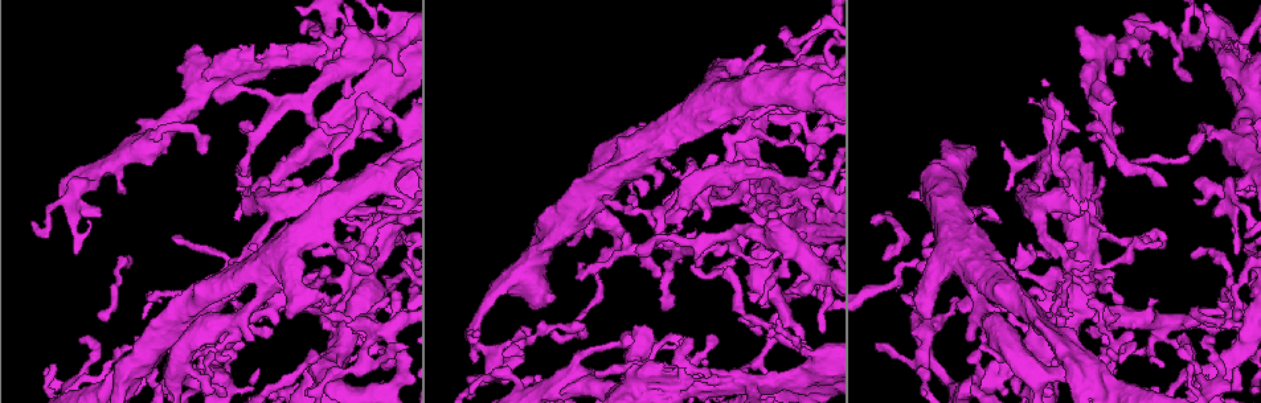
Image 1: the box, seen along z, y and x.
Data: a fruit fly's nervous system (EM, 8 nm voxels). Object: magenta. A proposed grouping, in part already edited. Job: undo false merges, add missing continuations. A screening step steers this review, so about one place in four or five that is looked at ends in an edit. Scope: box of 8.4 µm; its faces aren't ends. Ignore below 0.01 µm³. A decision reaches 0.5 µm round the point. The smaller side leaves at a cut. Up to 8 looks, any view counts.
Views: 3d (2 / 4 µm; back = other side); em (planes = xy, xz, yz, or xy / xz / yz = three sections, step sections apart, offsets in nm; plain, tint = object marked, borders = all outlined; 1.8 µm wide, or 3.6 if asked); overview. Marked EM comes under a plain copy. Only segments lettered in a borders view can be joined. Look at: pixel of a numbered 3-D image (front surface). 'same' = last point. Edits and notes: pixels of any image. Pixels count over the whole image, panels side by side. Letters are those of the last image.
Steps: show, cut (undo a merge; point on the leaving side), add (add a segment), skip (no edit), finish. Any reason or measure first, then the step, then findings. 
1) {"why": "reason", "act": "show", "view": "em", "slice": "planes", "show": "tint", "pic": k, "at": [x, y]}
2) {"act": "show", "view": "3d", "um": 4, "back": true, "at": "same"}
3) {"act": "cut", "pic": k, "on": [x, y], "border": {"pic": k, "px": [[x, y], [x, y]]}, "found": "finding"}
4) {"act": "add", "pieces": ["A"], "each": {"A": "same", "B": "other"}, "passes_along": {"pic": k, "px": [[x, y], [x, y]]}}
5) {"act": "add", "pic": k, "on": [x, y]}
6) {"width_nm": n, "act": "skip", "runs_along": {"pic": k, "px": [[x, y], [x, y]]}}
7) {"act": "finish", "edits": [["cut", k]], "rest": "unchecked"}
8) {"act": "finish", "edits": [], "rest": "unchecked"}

{"why": "an open end", "act": "show", "view": "em", "slice": "yz", "step": 16, "show": "borders", "pic": 1, "at": [262, 307]}

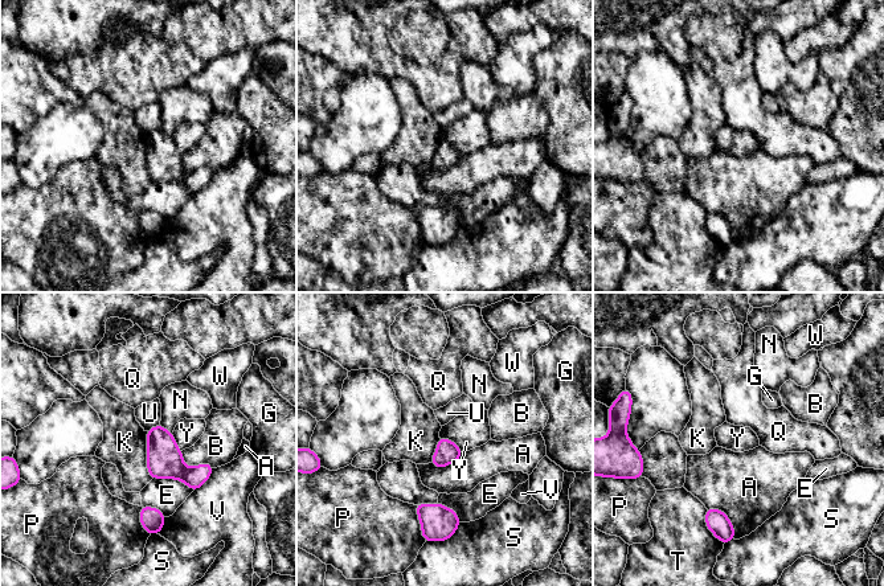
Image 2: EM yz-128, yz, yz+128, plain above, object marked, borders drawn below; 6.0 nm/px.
{"act": "show", "view": "em", "slice": "planes", "show": "borders", "at": "same"}

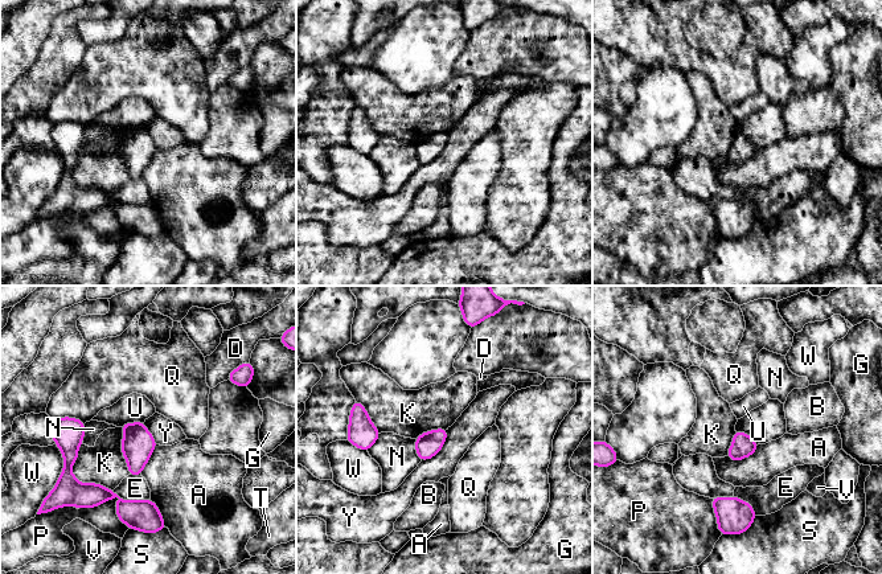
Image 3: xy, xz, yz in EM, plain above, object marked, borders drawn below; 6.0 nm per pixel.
{"act": "skip", "each": {"A": "other", "B": "other", "D": "other", "E": "other", "G": "other", "K": "other", "N": "other", "P": "other", "Q": "other", "S": "other", "T": "other", "U": "other", "V": "other", "W": "other", "Y": "other"}, "border": {"pic": 3, "px": [[448, 429], [443, 446], [421, 462]]}, "found": "no lettered segment goes on from it"}

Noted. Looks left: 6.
{"why": "branch stops here", "act": "show", "view": "3d", "um": 4, "pic": 1, "at": [664, 311]}

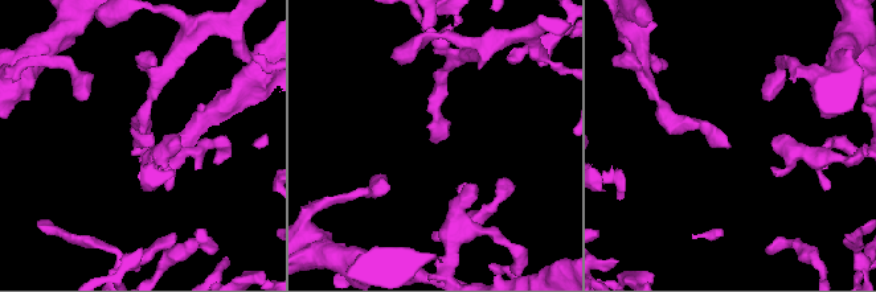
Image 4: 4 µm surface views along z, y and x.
{"why": "need the tissue", "act": "show", "view": "em", "slice": "xy", "step": 8, "show": "borders", "pic": 4, "at": [435, 143]}

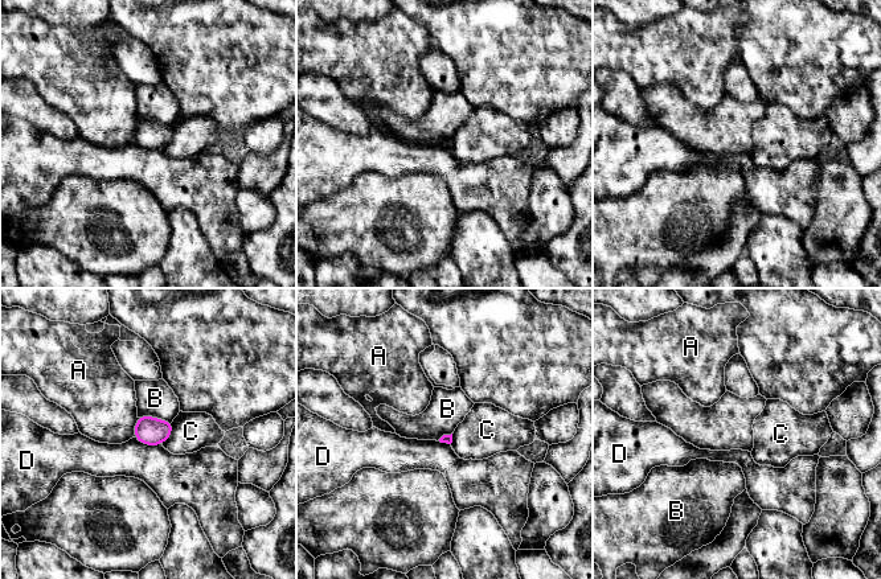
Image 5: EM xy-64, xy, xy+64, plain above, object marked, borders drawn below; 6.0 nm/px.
{"act": "skip", "each": {"A": "other", "B": "other", "C": "other", "D": "other"}, "border": {"pic": 5, "px": [[139, 417], [155, 417], [171, 422]]}, "found": "no lettered segment goes on from it"}

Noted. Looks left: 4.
{"why": "calibre changes", "act": "show", "view": "em", "slice": "planes", "show": "borders", "pic": 1, "at": [748, 171]}

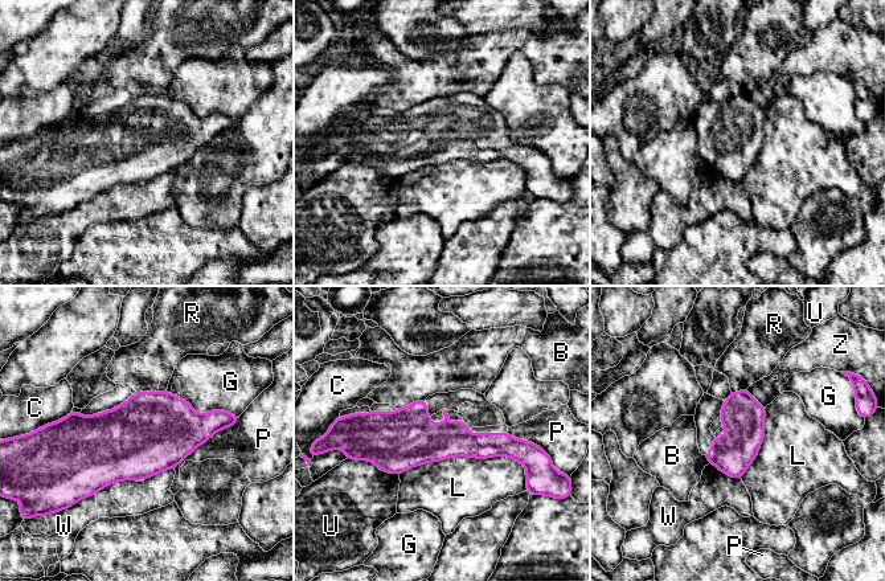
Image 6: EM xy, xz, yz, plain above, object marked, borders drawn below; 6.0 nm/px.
{"act": "skip", "each": {"B": "other", "C": "other", "G": "other", "L": "other", "P": "other", "R": "other", "U": "other", "W": "other", "Z": "other"}, "runs_along": {"pic": 6, "px": [[363, 428], [386, 440], [520, 449]]}, "found": "one neuron here"}

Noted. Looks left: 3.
{"act": "finish", "edits": [], "rest": "unchecked"}

